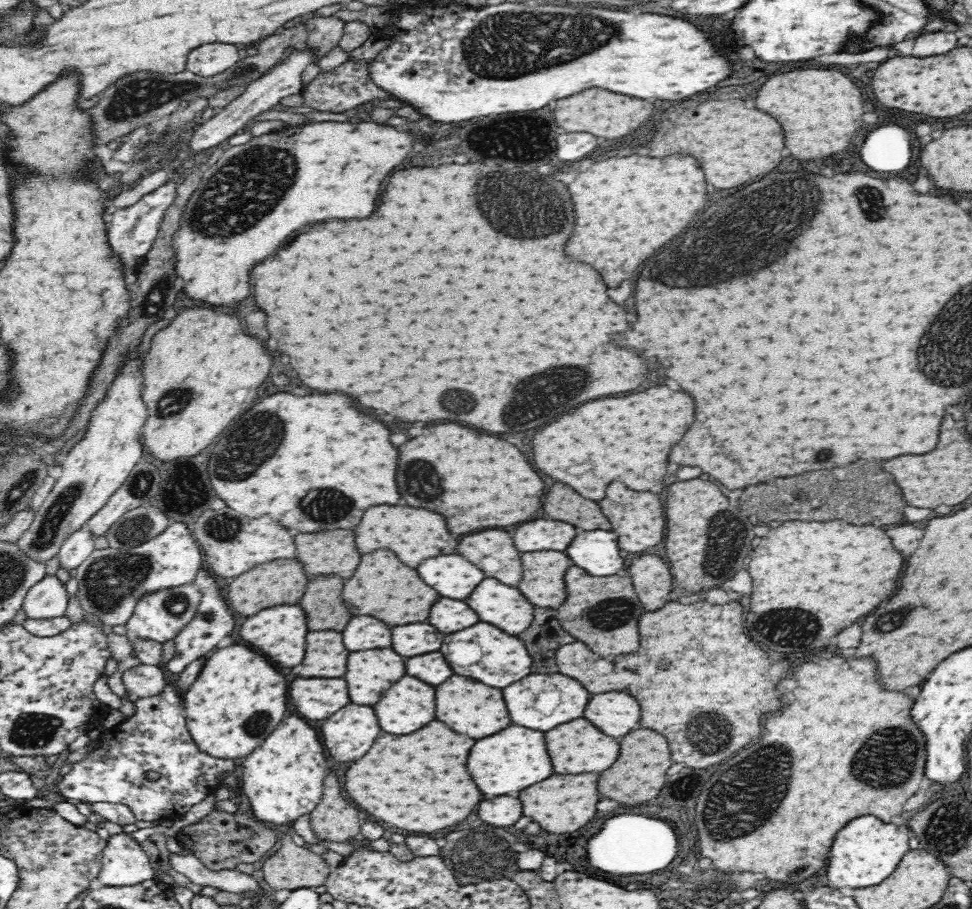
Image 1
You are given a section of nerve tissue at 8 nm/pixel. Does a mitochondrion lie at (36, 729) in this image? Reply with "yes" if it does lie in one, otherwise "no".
yes

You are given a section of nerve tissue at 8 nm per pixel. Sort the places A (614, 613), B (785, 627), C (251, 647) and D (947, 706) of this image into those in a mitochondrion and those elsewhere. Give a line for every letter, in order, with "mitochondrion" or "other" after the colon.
A: mitochondrion
B: mitochondrion
C: other
D: other

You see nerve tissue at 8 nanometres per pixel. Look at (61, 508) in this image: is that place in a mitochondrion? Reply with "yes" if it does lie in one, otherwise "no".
yes

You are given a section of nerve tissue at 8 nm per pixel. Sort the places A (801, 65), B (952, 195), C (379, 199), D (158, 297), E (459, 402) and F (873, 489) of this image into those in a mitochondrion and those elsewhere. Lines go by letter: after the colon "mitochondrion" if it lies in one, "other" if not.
A: other
B: other
C: other
D: mitochondrion
E: mitochondrion
F: mitochondrion

